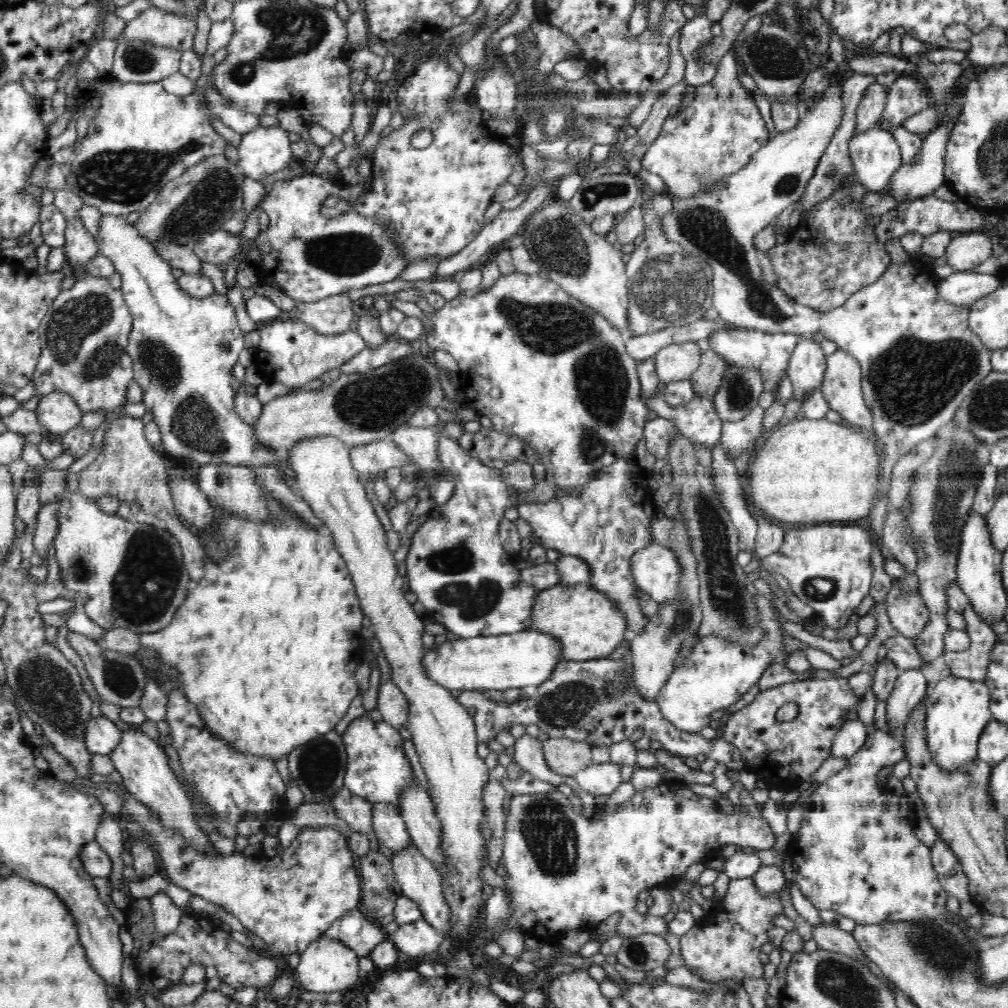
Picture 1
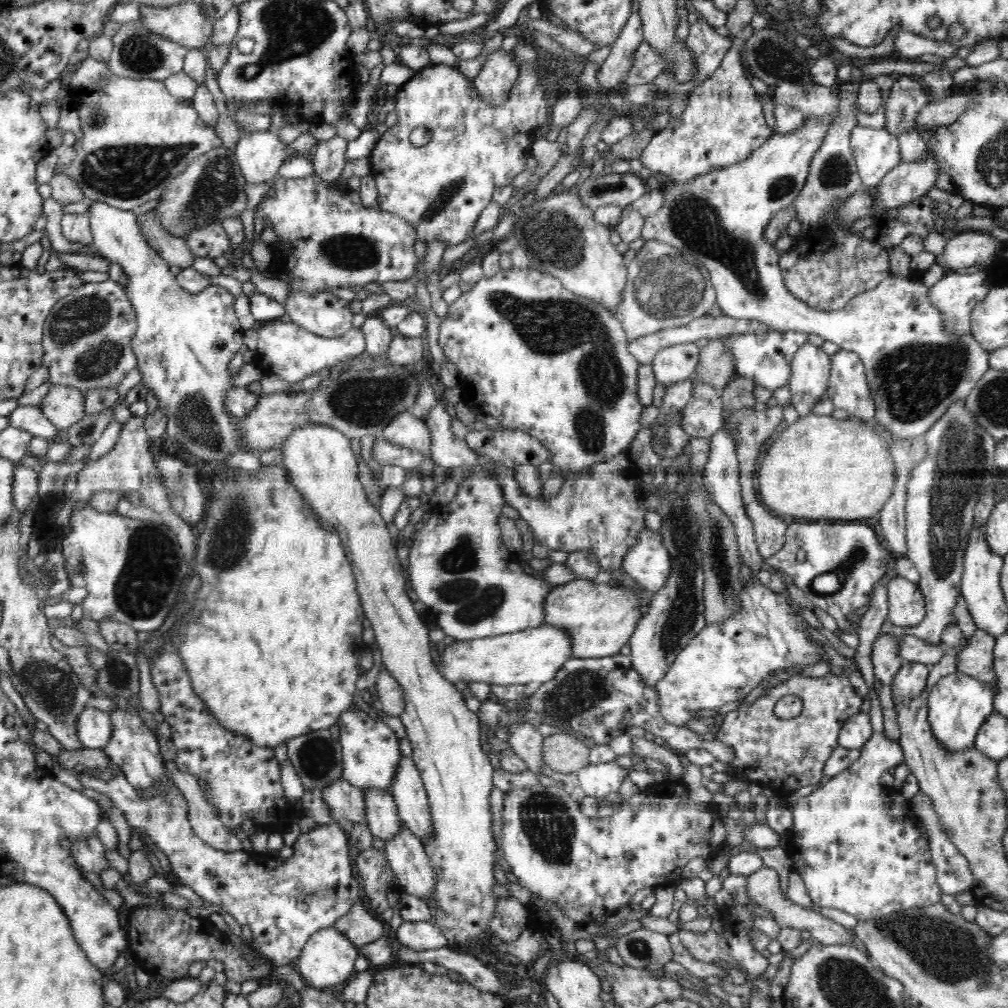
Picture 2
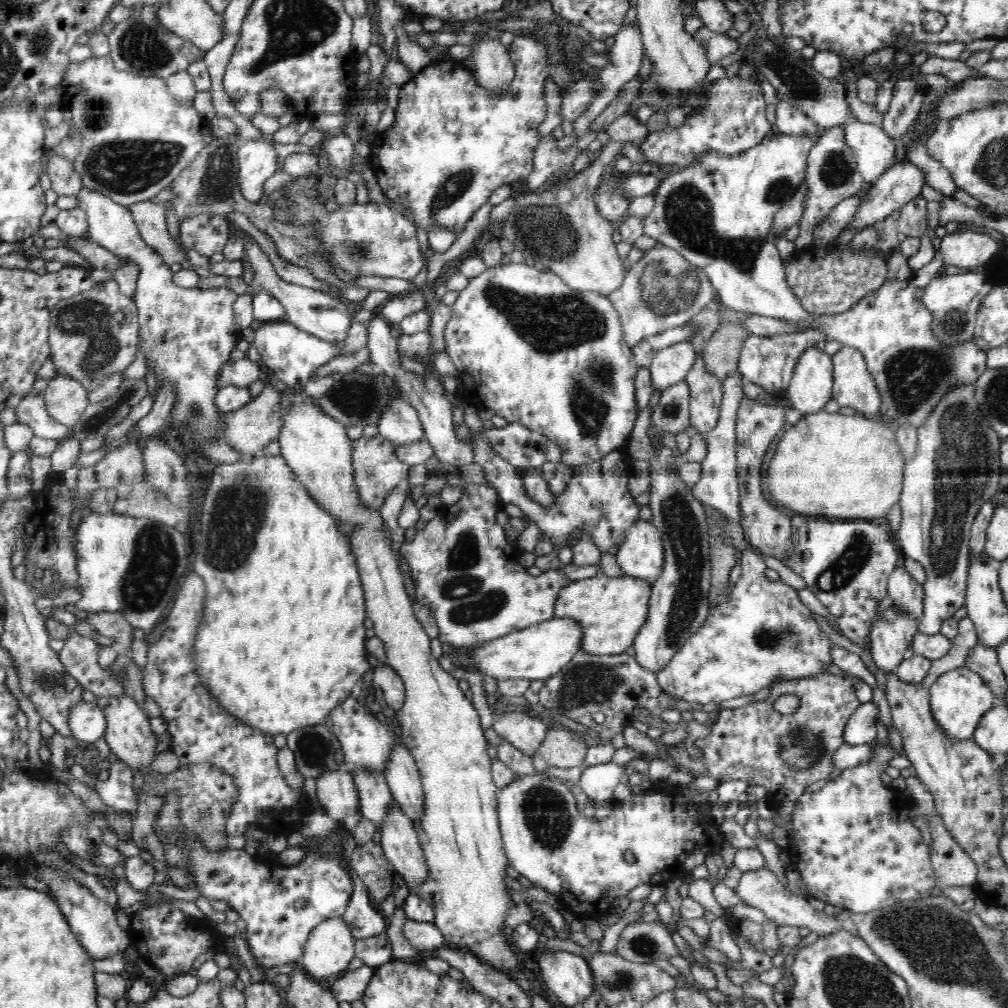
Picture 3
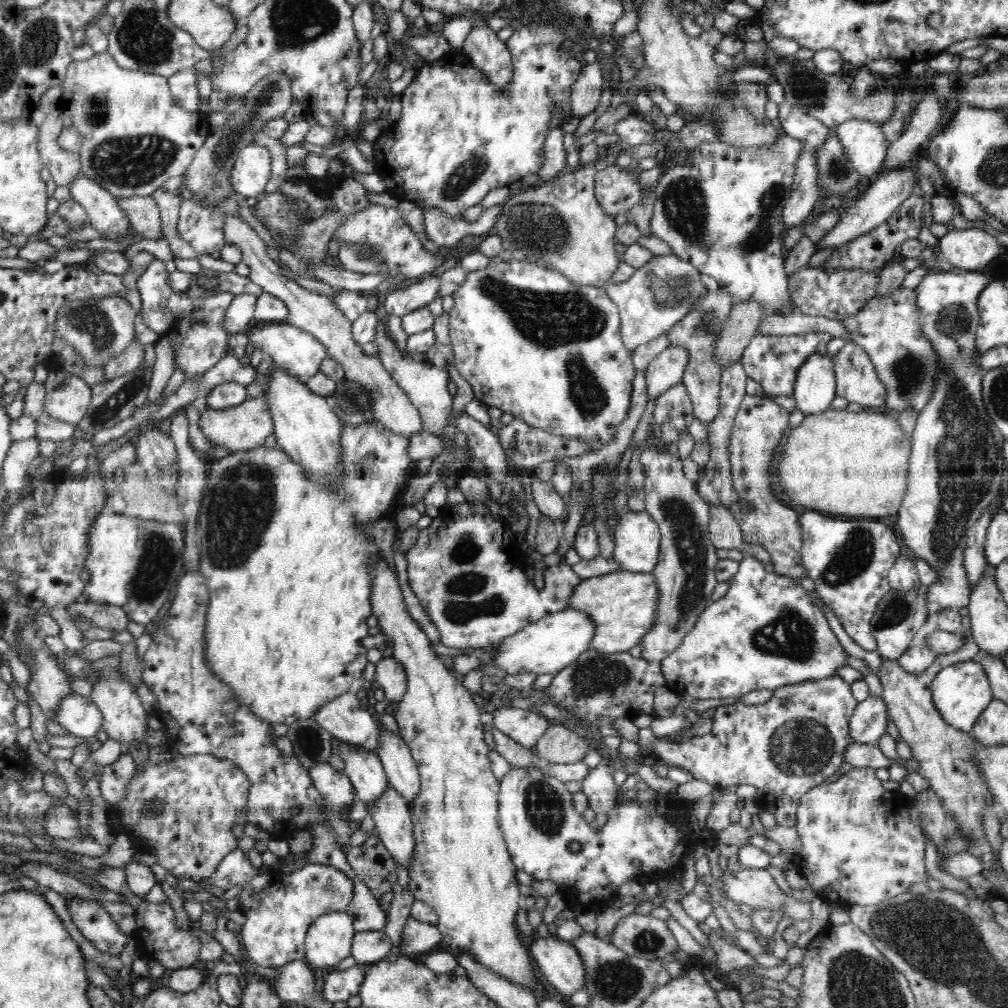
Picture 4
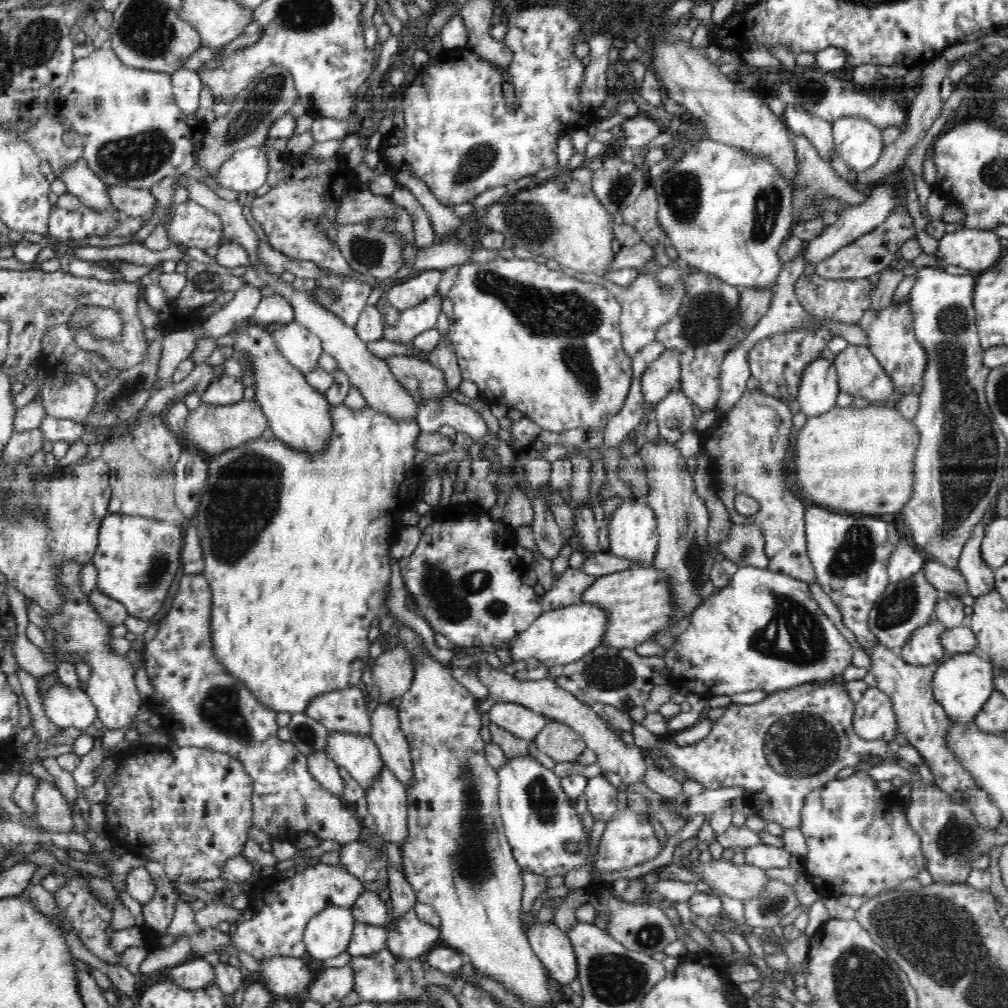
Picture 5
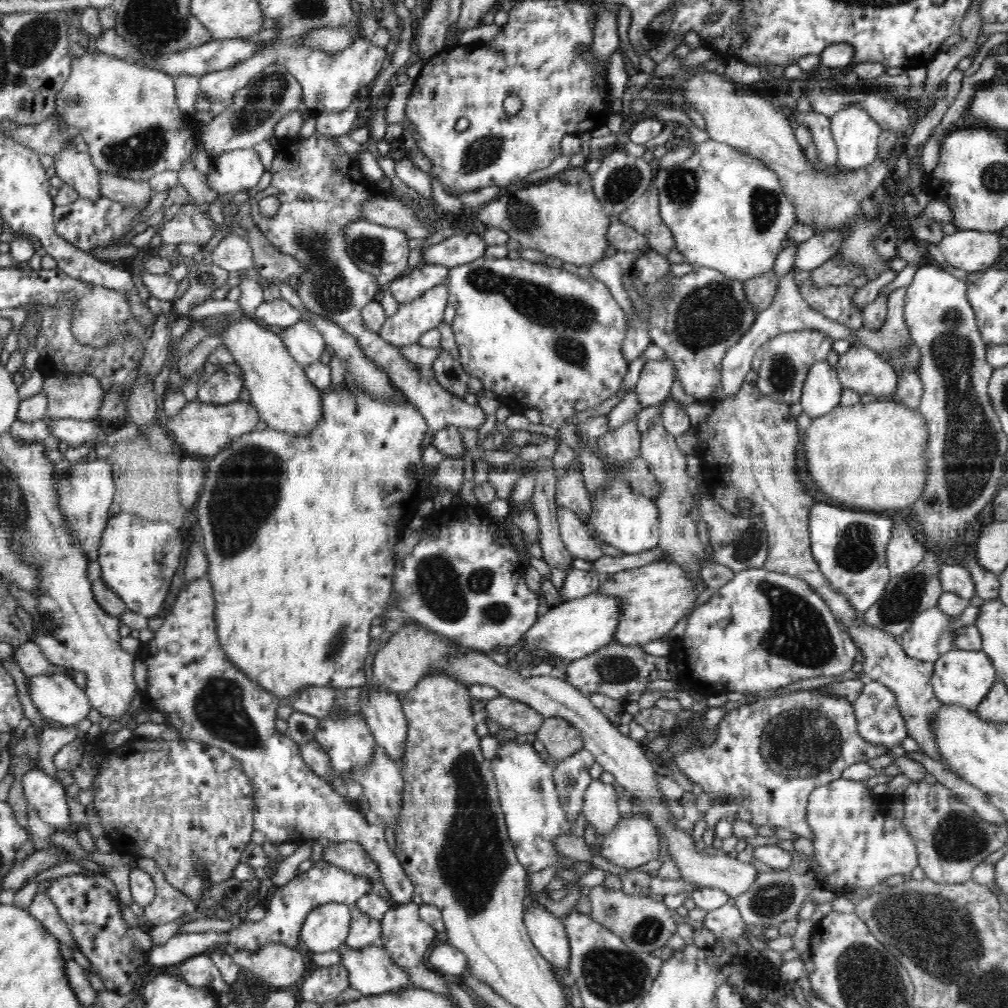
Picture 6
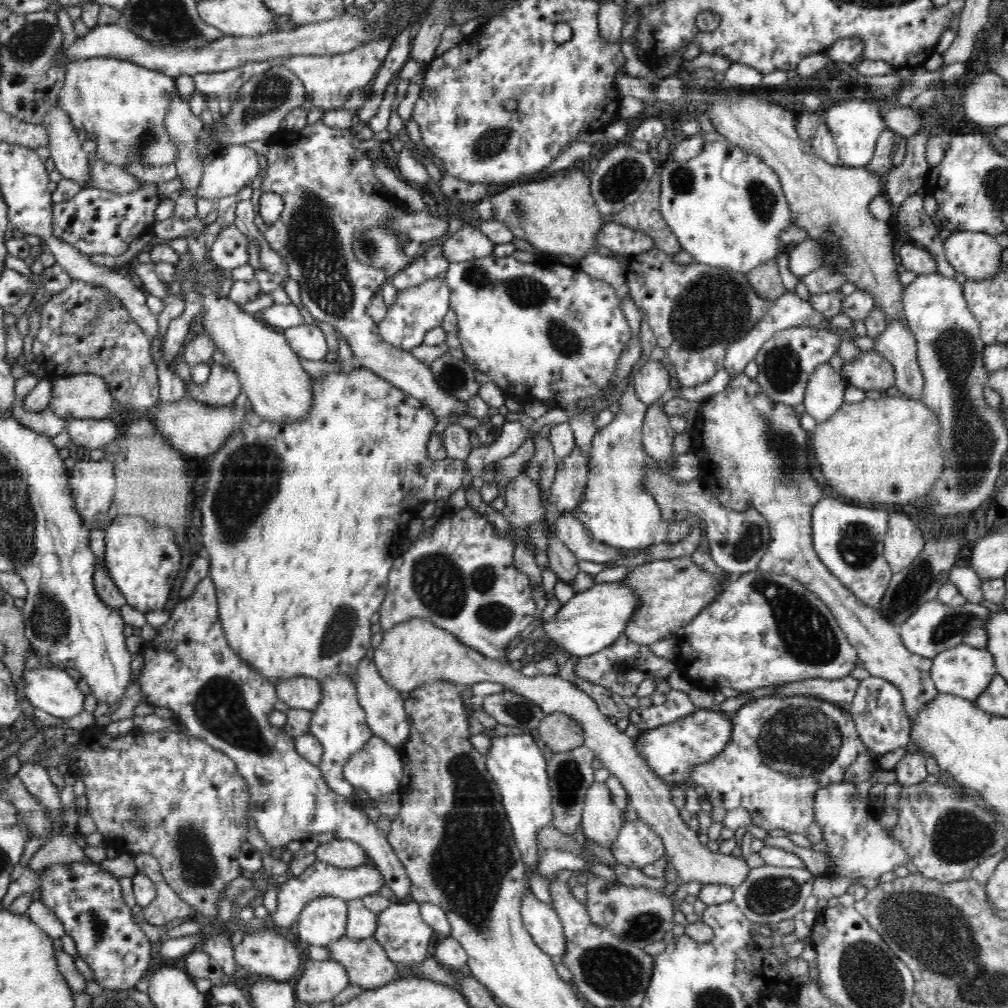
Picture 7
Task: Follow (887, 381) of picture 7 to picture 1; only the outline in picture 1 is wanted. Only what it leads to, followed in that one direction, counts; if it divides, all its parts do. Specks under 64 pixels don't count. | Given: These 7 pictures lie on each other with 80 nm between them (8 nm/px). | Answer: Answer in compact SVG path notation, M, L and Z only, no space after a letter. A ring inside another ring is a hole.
M839 349L827 356L826 373L824 373L820 392L826 399L826 403L830 405L829 407L840 414L841 422L865 430L872 436L875 435L873 432L873 416L867 407L868 405L864 402L864 395L862 395L861 367L852 355Z

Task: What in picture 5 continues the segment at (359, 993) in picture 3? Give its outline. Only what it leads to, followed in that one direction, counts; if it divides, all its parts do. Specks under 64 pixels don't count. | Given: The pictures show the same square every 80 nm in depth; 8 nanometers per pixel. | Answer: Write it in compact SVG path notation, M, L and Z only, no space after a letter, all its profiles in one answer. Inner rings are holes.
M348 965L344 968L327 968L317 978L314 977L307 996L310 1000L325 1005L334 1000L341 1001L352 990L354 990L354 969Z

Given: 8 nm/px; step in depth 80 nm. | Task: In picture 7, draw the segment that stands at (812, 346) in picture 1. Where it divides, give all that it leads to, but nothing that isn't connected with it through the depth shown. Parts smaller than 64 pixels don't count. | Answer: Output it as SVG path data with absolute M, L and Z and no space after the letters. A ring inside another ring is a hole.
M827 363L818 366L810 376L804 396L805 412L811 414L817 423L825 421L837 412L844 403L848 386L840 373Z

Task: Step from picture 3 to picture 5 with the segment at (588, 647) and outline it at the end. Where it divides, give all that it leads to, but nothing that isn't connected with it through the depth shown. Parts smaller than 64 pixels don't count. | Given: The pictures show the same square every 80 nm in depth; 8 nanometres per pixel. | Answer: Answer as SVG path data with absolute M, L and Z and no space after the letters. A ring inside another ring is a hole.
M632 566L629 569L607 574L593 582L583 592L580 603L594 603L607 610L607 627L601 644L615 649L635 648L666 628L674 608L669 574L651 566Z

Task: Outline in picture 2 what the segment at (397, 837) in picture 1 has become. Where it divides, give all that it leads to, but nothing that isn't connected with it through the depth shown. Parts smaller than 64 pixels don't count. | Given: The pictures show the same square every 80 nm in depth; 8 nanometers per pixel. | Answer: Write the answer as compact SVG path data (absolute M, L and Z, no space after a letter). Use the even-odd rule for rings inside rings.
M368 788L365 794L368 827L378 843L393 840L401 834L401 818L391 793Z

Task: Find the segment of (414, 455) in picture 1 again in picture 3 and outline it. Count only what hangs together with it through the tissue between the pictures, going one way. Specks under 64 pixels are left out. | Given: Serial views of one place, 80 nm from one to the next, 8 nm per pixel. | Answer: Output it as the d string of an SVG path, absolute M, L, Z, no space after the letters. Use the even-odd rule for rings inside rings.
M395 397L377 424L378 432L396 445L414 444L425 438L418 411L406 398Z

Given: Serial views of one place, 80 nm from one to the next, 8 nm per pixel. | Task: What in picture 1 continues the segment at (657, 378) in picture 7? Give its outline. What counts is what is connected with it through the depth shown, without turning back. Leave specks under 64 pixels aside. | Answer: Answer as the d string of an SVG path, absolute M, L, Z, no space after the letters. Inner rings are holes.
M699 342L675 343L662 348L654 356L659 380L668 384L689 379L700 367L703 349Z

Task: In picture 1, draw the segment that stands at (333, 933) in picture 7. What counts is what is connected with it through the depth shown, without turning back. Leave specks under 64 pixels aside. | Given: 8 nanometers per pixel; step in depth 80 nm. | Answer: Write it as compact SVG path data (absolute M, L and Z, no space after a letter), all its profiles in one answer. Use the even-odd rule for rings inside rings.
M320 936L300 955L295 974L301 986L308 992L345 992L363 980L359 960L360 957L348 946Z

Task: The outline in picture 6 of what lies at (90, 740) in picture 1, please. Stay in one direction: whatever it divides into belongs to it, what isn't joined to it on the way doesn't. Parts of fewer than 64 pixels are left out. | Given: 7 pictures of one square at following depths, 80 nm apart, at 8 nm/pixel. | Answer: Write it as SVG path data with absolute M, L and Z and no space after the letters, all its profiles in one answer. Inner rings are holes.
M65 674L30 677L30 698L41 716L69 727L88 718L93 706L85 690Z

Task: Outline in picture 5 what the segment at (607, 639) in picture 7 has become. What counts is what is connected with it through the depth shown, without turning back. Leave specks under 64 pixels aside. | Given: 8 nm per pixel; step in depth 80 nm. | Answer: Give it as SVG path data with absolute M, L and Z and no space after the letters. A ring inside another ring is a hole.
M580 602L562 609L547 610L511 642L502 654L503 660L511 663L525 660L530 665L541 663L546 668L580 660L601 645L607 627L606 611L594 603Z

